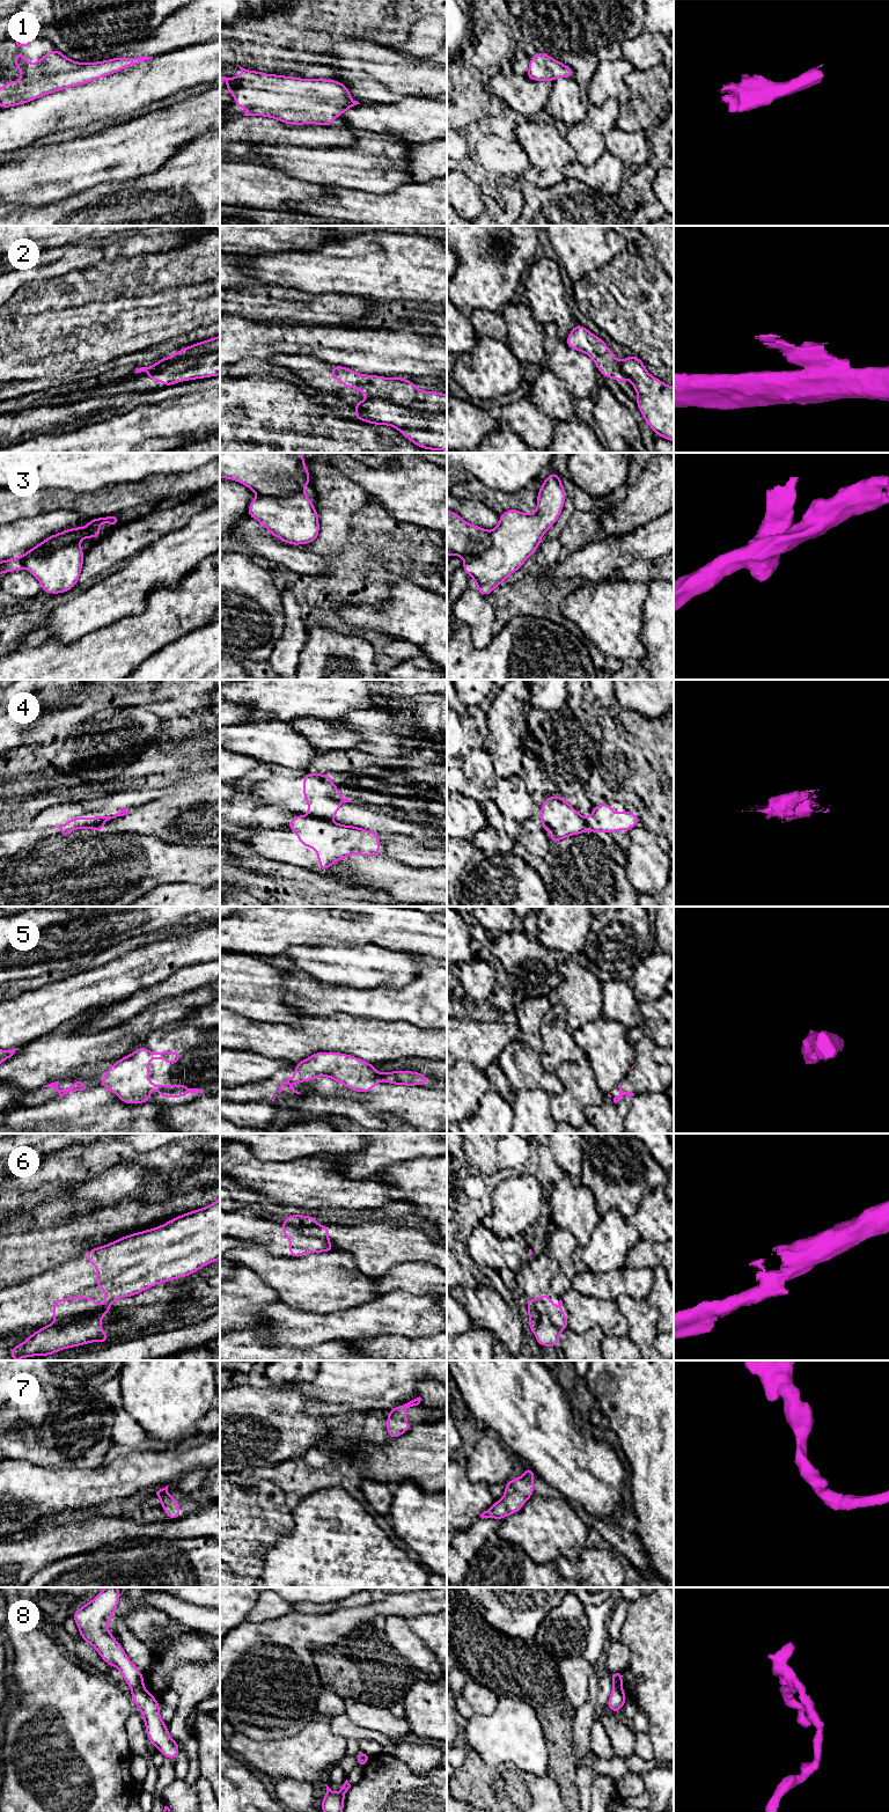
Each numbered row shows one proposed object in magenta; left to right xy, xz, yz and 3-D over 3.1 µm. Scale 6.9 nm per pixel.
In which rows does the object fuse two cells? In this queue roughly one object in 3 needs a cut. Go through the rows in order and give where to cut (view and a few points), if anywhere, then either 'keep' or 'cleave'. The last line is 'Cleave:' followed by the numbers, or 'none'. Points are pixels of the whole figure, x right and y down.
1: cut none; keep
2: cut xz (370, 397), (387, 400), (414, 409), (445, 412); cleave
3: cut xy (80, 540), (74, 540), (57, 548), (41, 549), (38, 552); cleave
4: cut xz (308, 815), (330, 821); cleave
5: cut none; keep
6: cut xy (98, 1305), (78, 1315), (70, 1322), (54, 1323); cleave
7: cut none; keep
8: cut none; keep
Cleave: 2, 3, 4, 6

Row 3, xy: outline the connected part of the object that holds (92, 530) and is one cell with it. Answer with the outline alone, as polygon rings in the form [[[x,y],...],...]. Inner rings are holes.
[[[117,513],[108,516],[89,519],[86,528],[81,528],[80,526],[78,526],[75,528],[68,529],[66,533],[61,531],[59,534],[49,536],[49,548],[41,549],[39,553],[45,555],[49,550],[58,549],[76,540],[82,541],[86,537],[96,540],[101,536],[101,531],[98,529],[101,523],[110,523],[112,528],[115,528],[120,523],[120,521],[117,518]]]

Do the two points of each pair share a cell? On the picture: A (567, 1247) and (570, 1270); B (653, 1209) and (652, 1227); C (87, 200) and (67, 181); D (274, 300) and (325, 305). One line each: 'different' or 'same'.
A: same
B: same
C: different
D: same

